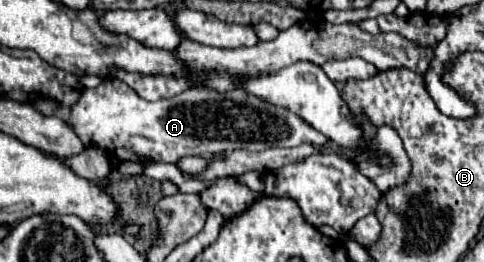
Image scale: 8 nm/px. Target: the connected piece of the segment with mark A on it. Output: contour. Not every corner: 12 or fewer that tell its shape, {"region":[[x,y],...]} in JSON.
{"region":[[119,78],[67,120],[151,162],[327,138],[243,88],[149,102]]}

